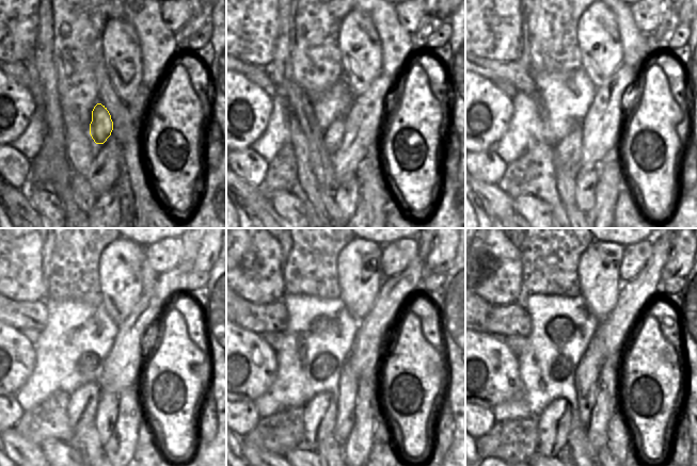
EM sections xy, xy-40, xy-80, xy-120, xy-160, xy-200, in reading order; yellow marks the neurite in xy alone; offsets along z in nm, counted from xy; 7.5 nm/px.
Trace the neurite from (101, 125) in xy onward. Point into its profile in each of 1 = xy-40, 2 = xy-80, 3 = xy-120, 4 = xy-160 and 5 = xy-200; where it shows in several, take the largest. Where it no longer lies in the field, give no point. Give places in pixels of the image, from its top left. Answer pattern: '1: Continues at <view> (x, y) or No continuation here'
1: Continues at xy-40 (333, 137)
2: Continues at xy-80 (568, 150)
3: Continues at xy-120 (83, 403)
4: Continues at xy-160 (319, 414)
5: Continues at xy-200 (554, 424).

